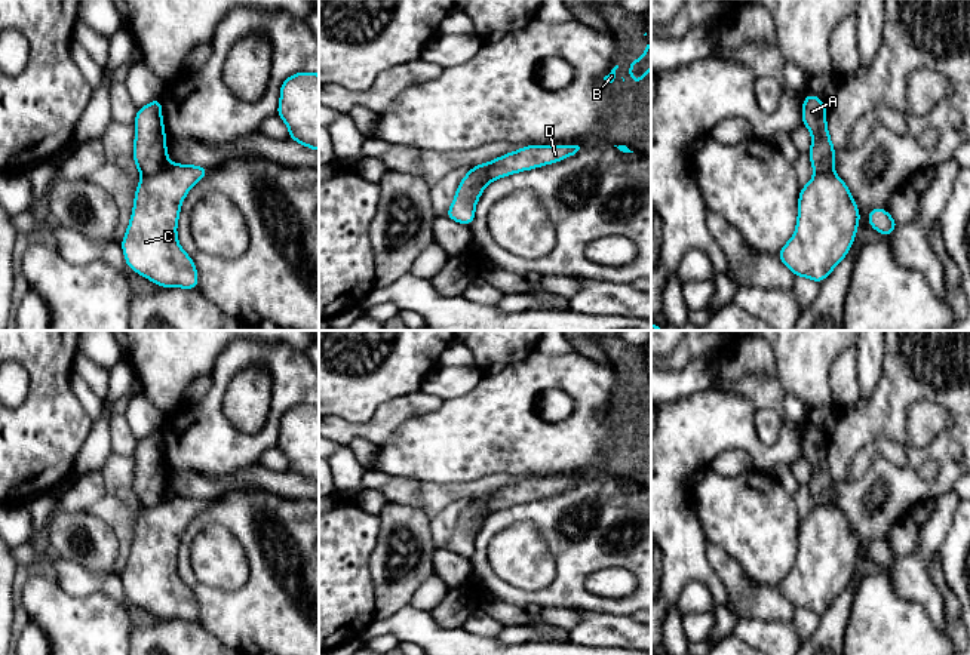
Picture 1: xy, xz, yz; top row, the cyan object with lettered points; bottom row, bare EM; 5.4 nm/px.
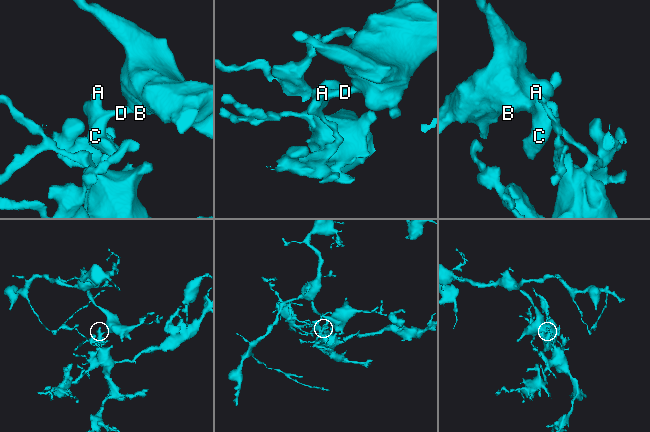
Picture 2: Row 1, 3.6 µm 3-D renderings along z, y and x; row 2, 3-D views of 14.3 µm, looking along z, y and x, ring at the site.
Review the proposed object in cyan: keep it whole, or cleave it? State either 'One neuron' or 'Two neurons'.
Two neurons

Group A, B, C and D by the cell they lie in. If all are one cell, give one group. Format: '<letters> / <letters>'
A / B C D

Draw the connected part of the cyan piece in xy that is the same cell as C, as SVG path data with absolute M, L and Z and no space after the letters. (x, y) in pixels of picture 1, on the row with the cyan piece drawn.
M168 162L157 173L142 176L135 191L128 231L120 242L131 270L163 287L197 289L196 265L178 243L176 222L188 190L208 173L208 167Z

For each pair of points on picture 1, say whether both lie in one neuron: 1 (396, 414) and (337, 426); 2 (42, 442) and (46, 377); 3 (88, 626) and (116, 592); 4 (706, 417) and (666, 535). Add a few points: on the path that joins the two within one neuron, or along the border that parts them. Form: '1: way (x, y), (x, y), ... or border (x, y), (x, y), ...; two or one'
1: way (381, 426), (377, 430), (352, 430); one
2: way (46, 426), (46, 393); one
3: border (74, 597), (106, 593), (125, 609), (131, 621); two
4: way (680, 446), (666, 460), (666, 506); one

